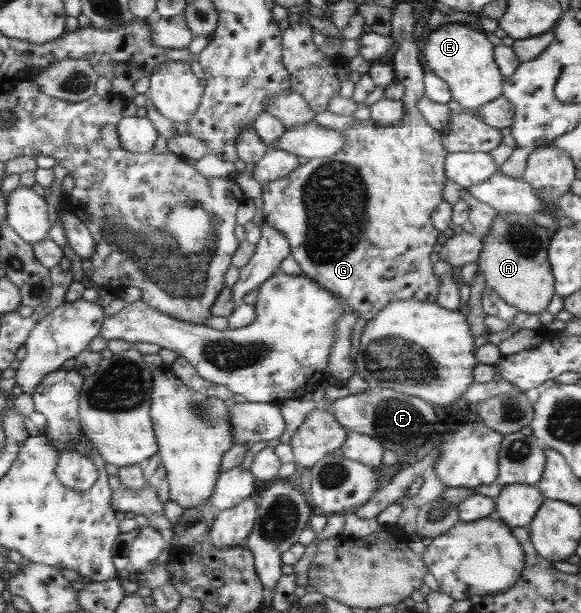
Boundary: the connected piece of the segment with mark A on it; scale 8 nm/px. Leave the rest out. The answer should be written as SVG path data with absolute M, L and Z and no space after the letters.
M498 212L490 223L490 231L479 237L481 247L476 249L475 257L478 259L477 269L482 272L485 285L522 313L540 314L546 309L555 294L547 259L550 233L534 225L528 215Z

